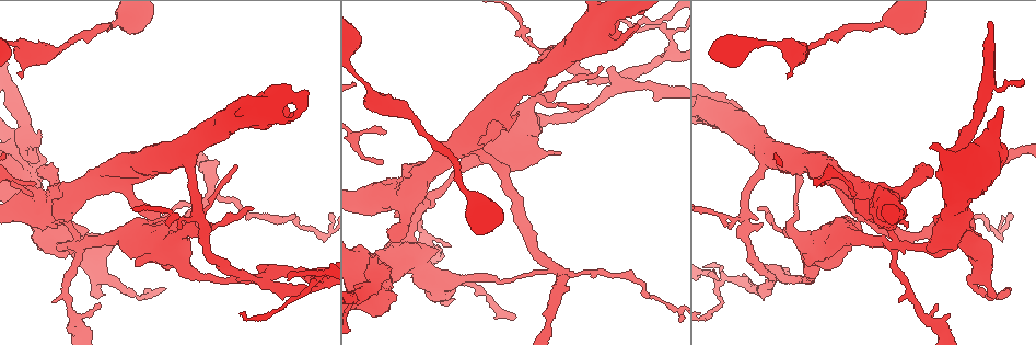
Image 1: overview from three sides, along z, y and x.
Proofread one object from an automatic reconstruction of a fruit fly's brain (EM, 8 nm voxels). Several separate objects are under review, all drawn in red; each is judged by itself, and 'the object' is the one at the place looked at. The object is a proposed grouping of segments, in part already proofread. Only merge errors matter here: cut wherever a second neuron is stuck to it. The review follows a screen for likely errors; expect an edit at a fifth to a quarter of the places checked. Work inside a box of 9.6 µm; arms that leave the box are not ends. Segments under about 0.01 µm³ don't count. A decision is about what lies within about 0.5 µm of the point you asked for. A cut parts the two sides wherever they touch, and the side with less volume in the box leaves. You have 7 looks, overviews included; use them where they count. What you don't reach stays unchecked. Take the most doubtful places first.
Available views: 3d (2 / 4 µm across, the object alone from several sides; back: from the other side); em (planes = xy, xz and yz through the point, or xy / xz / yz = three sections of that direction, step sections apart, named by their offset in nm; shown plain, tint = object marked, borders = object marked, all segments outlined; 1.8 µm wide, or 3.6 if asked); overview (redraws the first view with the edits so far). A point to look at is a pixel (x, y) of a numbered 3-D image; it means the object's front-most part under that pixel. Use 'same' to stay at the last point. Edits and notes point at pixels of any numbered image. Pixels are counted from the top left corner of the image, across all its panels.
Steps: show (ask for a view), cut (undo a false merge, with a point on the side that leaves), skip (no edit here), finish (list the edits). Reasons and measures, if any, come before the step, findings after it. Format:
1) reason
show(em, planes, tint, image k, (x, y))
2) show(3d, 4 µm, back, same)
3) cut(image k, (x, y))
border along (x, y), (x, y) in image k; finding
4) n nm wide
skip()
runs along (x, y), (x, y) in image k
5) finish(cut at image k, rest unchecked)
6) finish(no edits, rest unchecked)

show(3d, 4 µm, image 1, (540, 97))

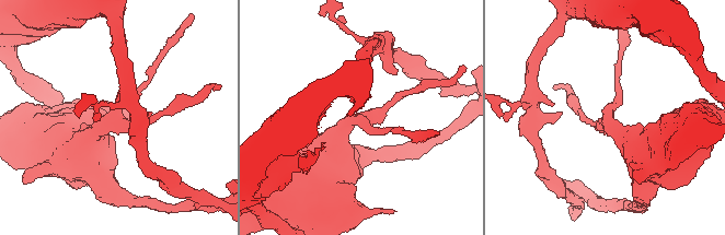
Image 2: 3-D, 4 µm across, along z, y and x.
3 arms
show(em, planes, tint, image 2, (606, 120))

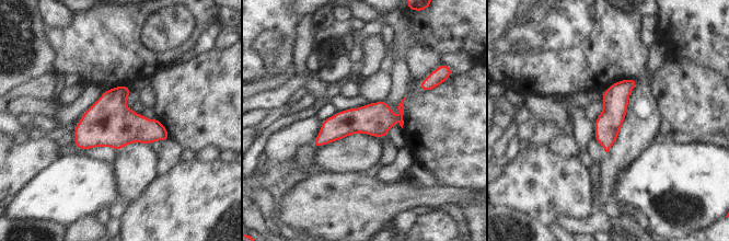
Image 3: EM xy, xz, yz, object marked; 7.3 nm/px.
skip()
runs along (401, 106), (316, 144) in image 3; all the same neuron

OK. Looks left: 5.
calibre changes
show(3d, 2 µm, image 1, (814, 47))

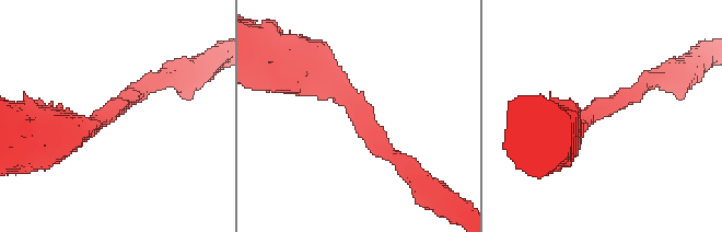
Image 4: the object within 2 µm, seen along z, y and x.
arms of 220, 460 nm; now the EM
show(em, planes, tint, image 4, (601, 111))

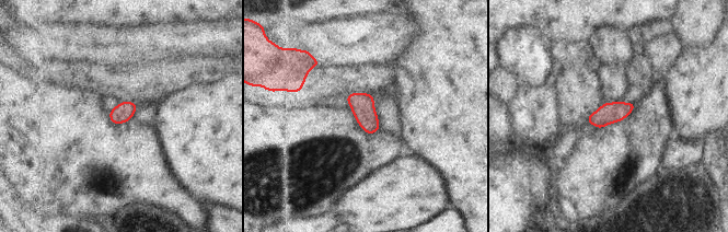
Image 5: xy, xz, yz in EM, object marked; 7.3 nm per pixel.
skip()
all the same neuron

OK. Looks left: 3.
calibre changes
show(3d, 2 µm, image 1, (77, 323))

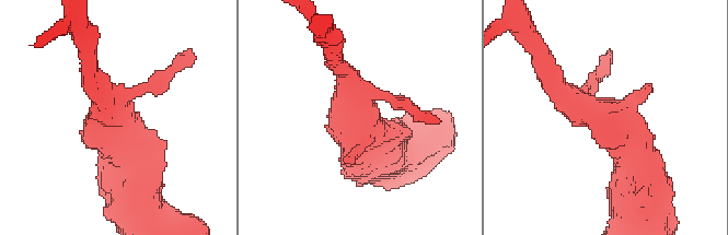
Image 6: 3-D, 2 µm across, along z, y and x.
show(em, 3.6 µm, planes, tint, image 6, (356, 108))

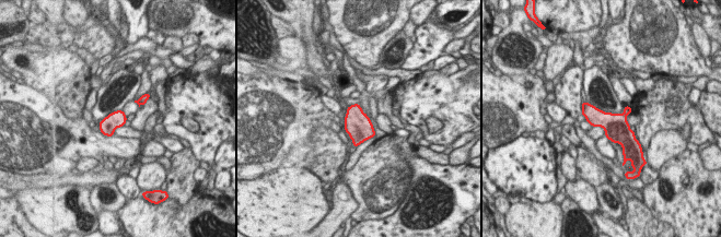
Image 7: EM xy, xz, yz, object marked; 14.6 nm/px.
240 nm wide
skip()
all the same neuron

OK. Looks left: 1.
finish(no edits, rest unchecked)

